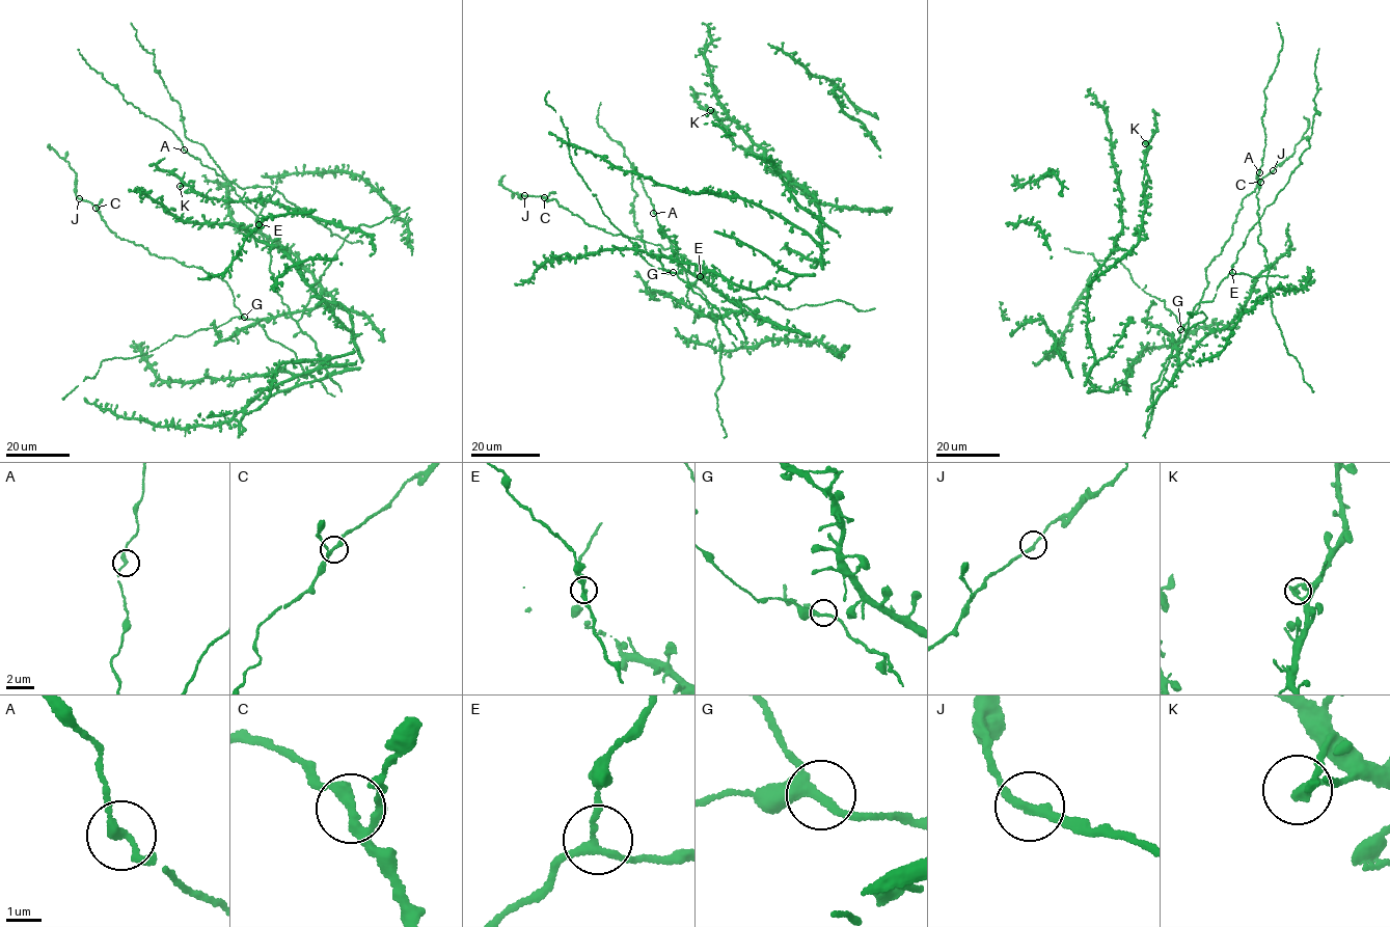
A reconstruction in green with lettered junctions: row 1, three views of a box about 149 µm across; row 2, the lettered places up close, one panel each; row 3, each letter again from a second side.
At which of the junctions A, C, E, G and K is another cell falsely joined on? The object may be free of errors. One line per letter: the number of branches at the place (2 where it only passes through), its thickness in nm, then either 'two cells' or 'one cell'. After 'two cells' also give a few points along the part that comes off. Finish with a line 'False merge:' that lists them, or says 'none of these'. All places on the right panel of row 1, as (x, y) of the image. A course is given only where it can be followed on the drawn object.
A: branches 2; calibre 240 nm; one cell
C: branches 3; calibre 240 nm; one cell
E: branches 3; calibre 200 nm; one cell
G: branches 3; calibre 240 nm; one cell
K: branches 2; calibre 240 nm; one cell
False merge: none of these

